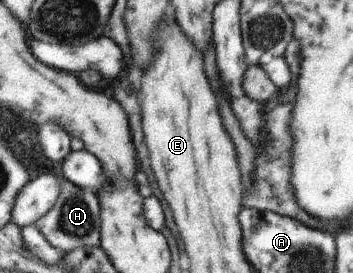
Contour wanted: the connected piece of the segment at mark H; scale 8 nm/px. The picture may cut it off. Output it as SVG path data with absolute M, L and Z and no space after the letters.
M63 175L61 182L63 182L63 188L58 196L57 204L33 226L37 226L43 236L46 236L55 248L63 252L71 252L77 248L102 246L102 206L97 190L77 186Z

